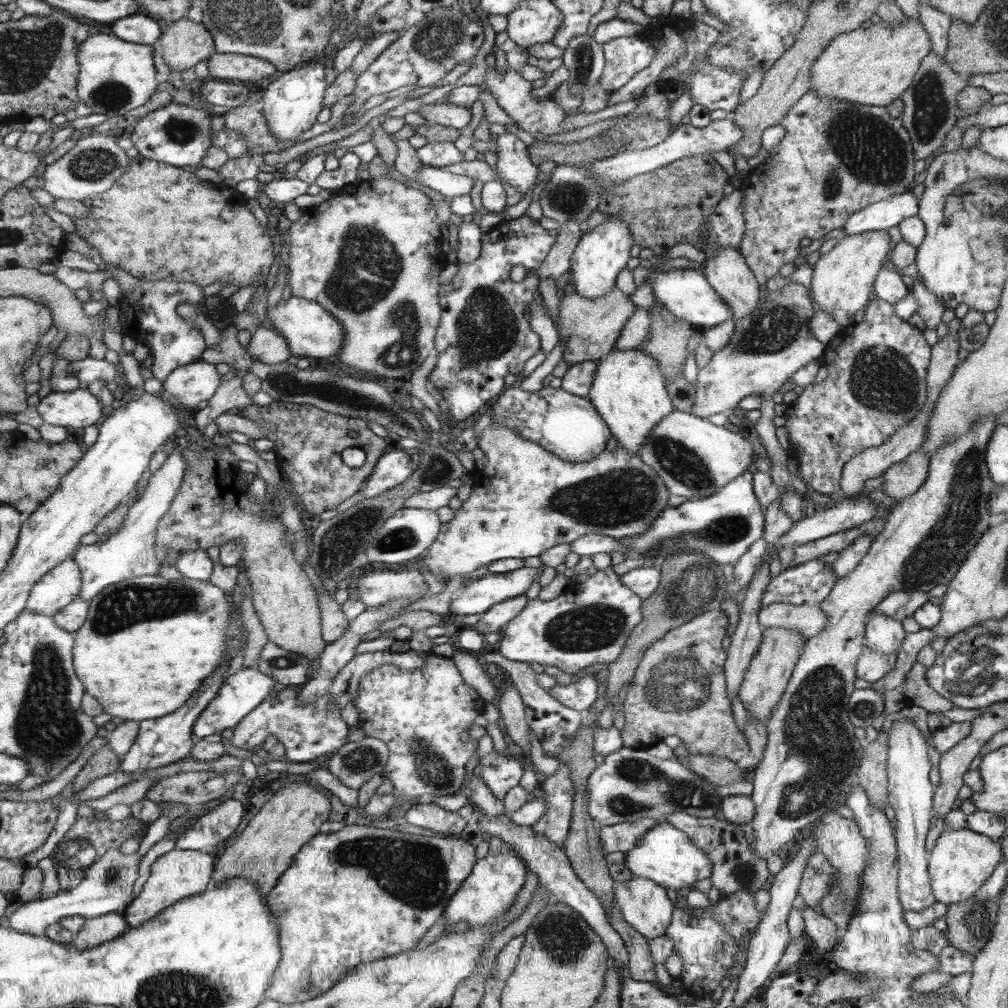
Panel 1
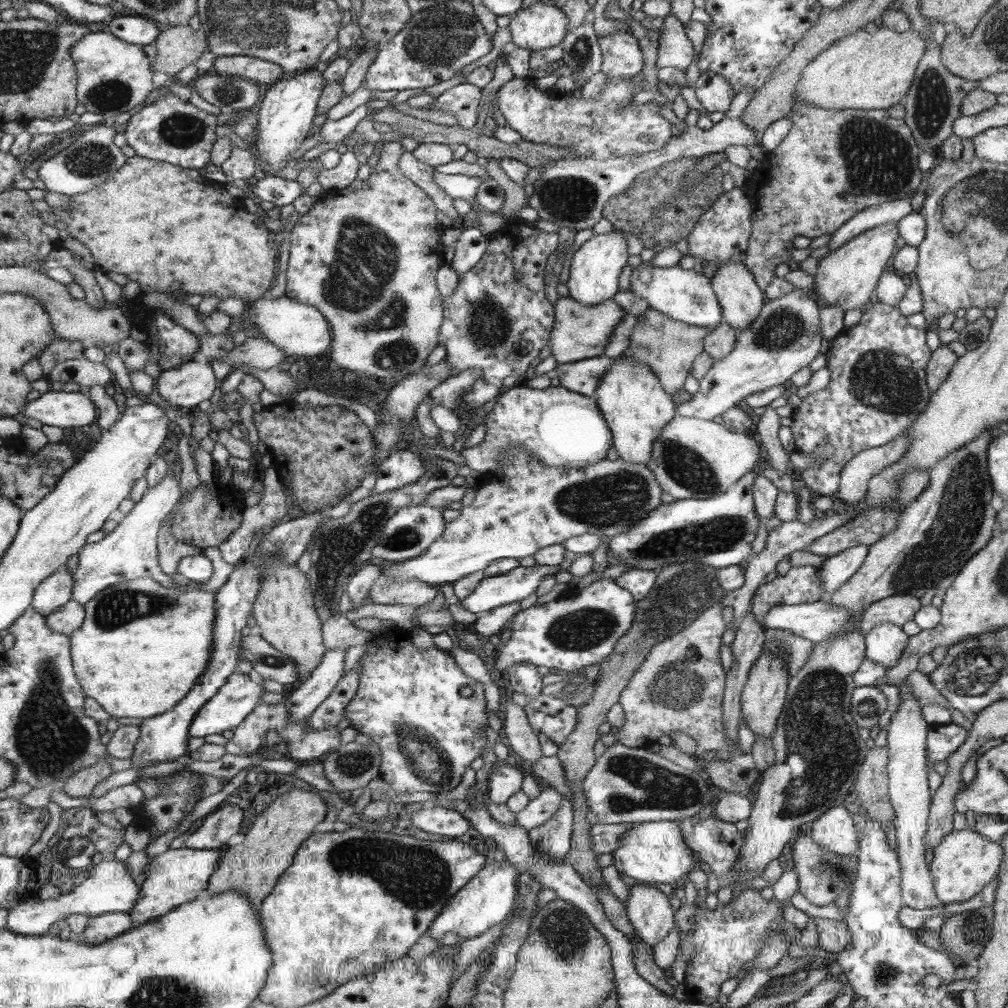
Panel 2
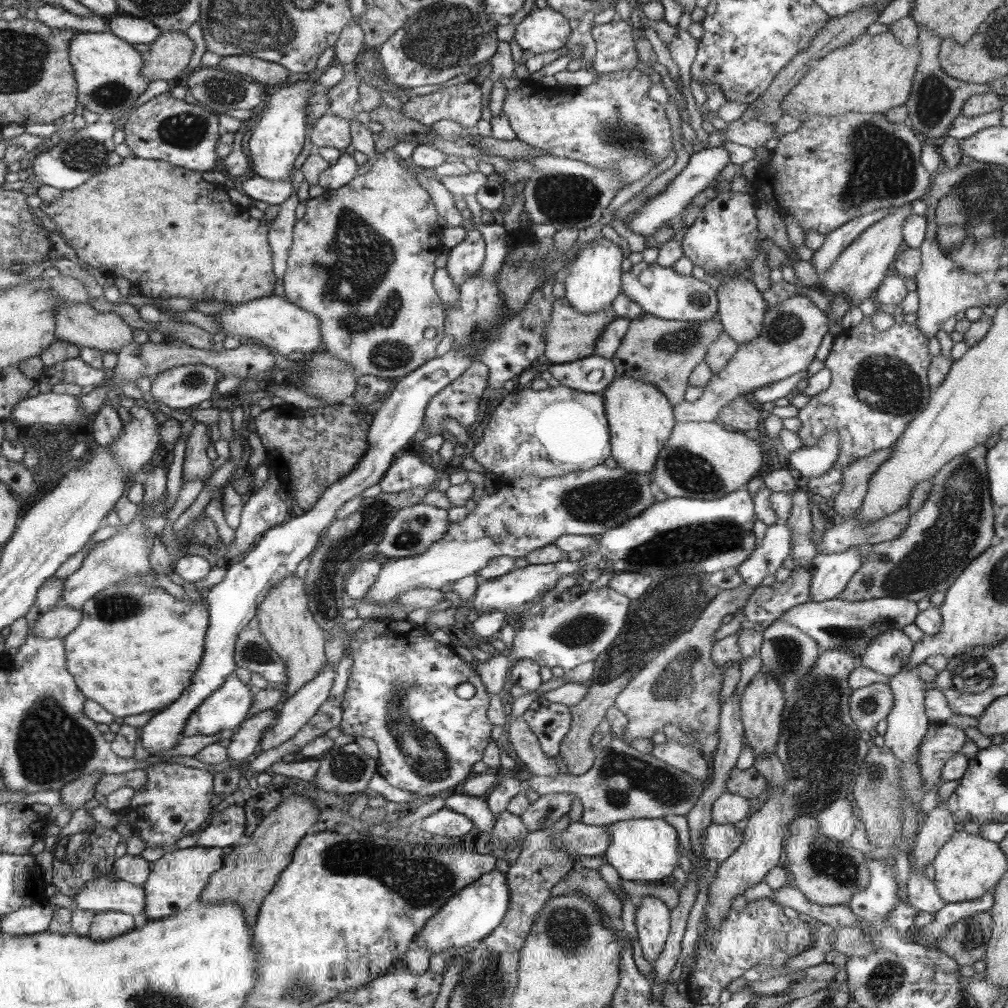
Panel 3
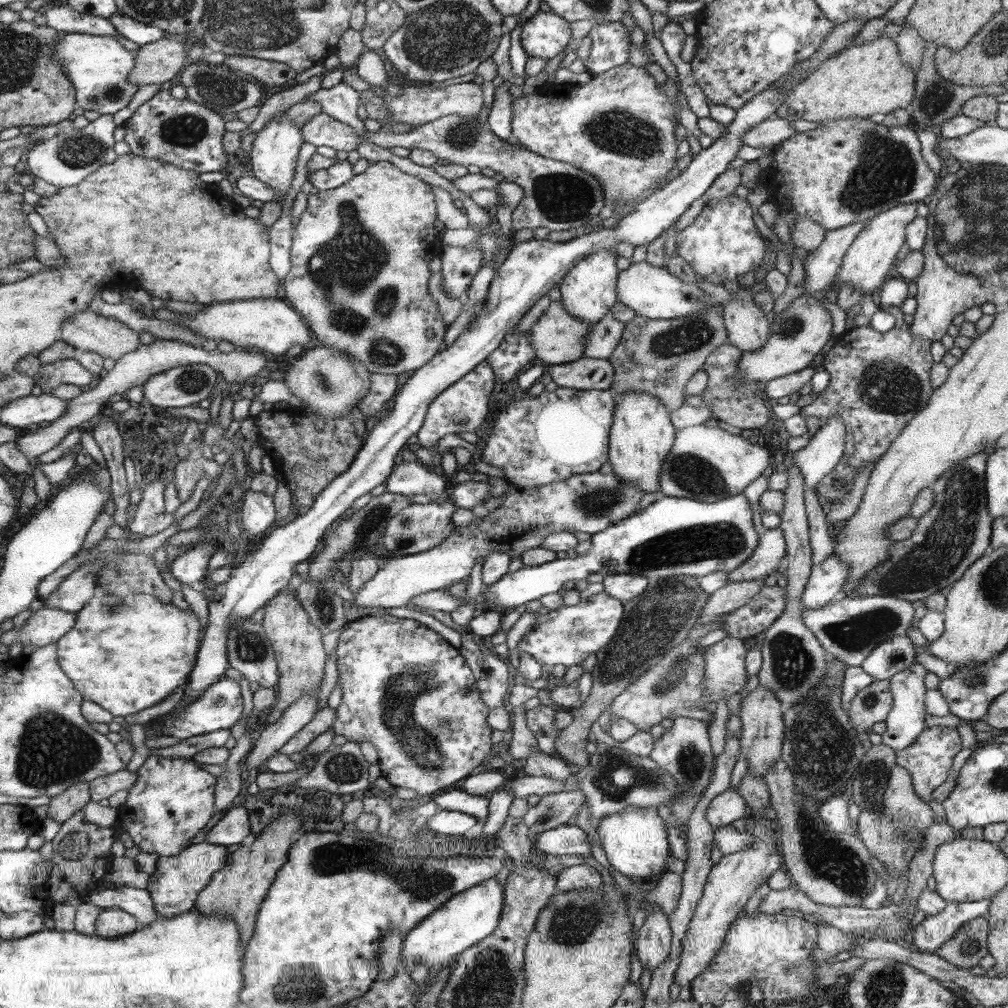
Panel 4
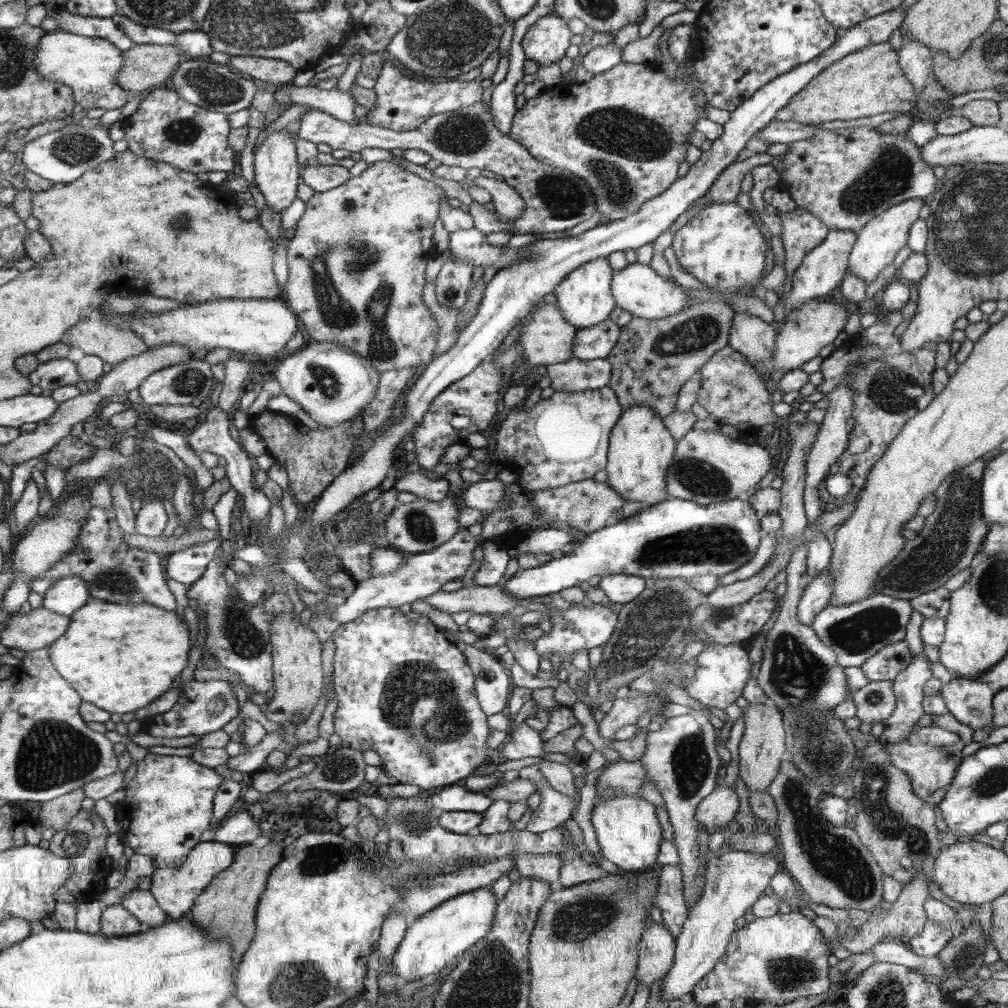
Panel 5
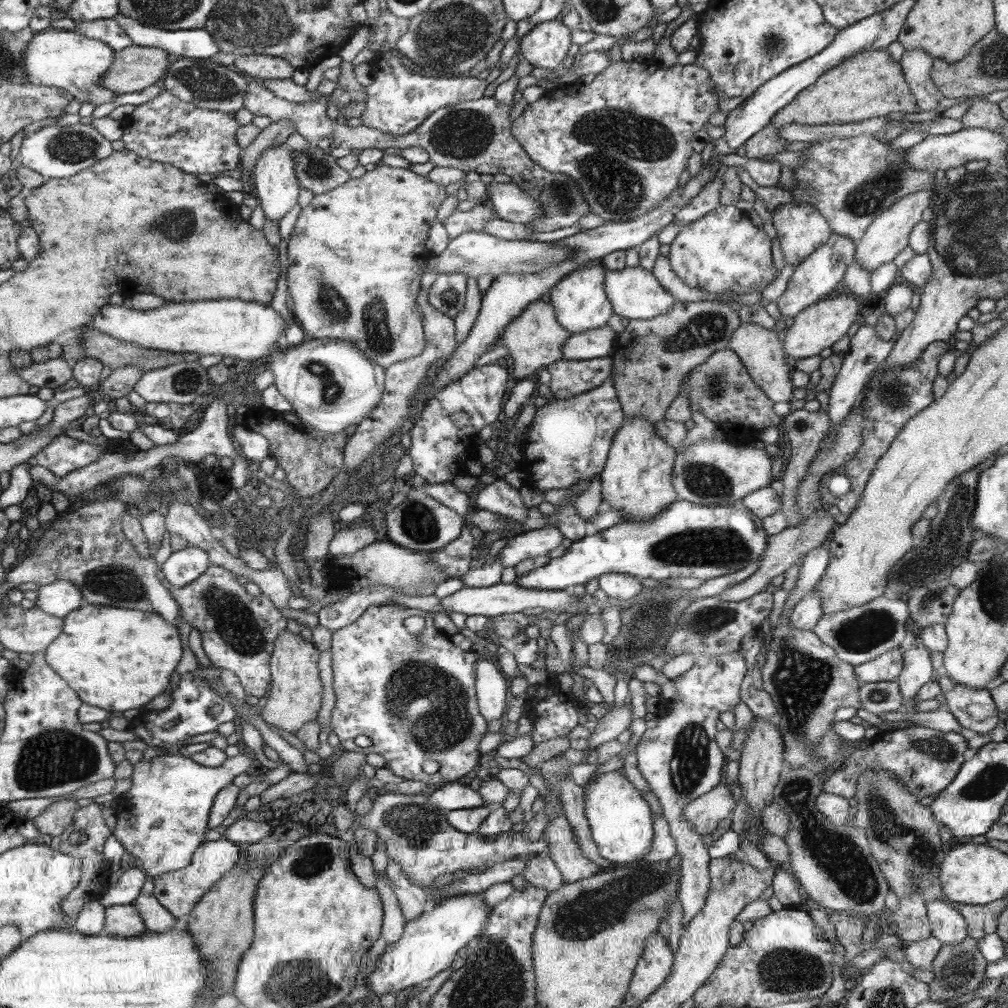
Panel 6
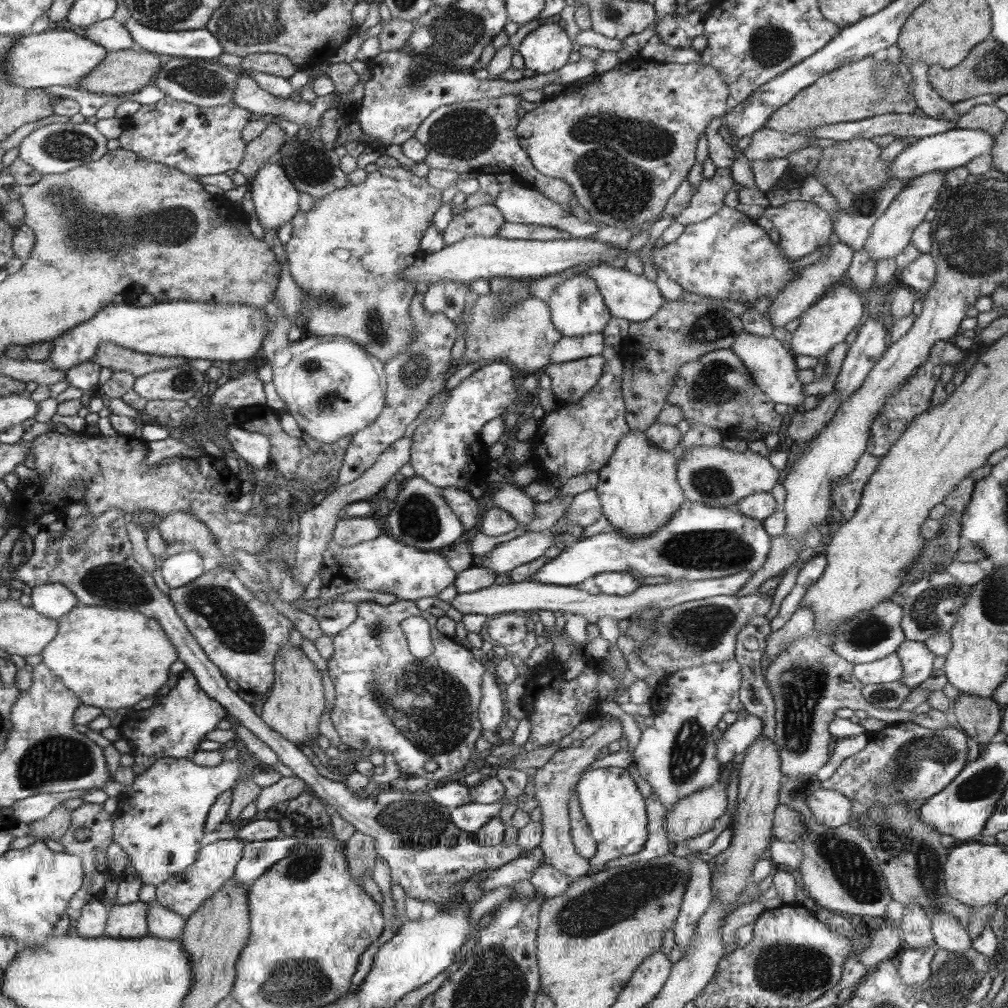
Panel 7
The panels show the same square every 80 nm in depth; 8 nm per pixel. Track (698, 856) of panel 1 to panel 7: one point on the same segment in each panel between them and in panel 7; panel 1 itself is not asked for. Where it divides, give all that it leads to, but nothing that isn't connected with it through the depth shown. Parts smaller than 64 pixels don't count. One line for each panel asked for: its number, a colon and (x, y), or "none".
2: (653, 852)
3: (646, 849)
4: (635, 840)
5: (627, 829)
6: (621, 822)
7: (611, 803)

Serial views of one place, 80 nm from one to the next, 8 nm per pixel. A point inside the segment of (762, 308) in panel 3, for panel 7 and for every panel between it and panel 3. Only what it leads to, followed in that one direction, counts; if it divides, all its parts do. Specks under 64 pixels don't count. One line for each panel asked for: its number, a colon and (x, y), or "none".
4: (748, 327)
5: (749, 335)
6: (760, 350)
7: (772, 366)

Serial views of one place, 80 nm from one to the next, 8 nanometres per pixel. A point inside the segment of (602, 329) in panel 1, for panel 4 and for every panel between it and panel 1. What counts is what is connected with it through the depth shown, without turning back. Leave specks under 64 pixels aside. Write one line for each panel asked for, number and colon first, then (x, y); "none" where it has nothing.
2: (580, 332)
3: (570, 335)
4: (557, 337)

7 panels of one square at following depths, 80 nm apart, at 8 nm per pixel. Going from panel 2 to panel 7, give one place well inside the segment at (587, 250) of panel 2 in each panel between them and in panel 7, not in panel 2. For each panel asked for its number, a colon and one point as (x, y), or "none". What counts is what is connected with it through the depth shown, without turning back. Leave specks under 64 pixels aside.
3: (593, 282)
4: (589, 292)
5: (585, 297)
6: (580, 300)
7: (578, 308)

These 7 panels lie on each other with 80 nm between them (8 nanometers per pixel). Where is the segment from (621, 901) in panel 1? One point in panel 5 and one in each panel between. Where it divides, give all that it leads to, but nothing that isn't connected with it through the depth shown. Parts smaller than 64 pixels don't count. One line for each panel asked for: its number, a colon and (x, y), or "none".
2: (648, 909)
3: (653, 917)
4: (654, 939)
5: (657, 947)

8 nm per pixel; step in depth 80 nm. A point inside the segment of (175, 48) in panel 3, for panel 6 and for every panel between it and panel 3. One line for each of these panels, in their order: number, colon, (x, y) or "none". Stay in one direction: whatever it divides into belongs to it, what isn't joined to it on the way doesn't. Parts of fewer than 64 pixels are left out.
4: (157, 63)
5: (146, 66)
6: (136, 68)

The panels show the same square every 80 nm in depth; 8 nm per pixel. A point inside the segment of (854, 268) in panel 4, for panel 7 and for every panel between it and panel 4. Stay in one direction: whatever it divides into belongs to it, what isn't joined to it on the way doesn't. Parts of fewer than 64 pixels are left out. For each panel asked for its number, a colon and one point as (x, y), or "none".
5: (878, 241)
6: (888, 235)
7: (892, 232)

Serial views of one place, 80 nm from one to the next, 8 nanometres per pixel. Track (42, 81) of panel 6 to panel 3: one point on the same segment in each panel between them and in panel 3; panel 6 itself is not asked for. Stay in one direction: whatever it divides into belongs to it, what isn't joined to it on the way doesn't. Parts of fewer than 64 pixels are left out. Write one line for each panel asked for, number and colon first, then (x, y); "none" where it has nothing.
3: (109, 70)
4: (99, 67)
5: (90, 66)

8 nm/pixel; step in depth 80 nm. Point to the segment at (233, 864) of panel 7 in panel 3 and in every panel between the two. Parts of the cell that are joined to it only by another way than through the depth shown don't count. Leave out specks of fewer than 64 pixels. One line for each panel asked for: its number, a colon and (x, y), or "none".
3: (177, 879)
4: (177, 882)
5: (176, 889)
6: (180, 891)

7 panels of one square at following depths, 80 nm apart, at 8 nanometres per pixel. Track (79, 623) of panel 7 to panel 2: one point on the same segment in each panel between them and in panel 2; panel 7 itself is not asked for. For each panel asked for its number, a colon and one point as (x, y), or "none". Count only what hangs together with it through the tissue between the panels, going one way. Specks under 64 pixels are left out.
2: (142, 646)
3: (161, 639)
4: (126, 654)
5: (121, 657)
6: (116, 659)

